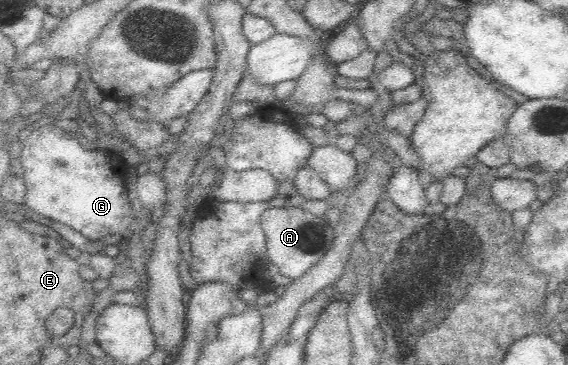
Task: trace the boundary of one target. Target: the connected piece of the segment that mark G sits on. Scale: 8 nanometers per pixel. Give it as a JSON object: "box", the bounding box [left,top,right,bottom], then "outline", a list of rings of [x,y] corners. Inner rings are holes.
{"box":[19,122,136,242],"outline":[[[40,122],[32,127],[32,131],[22,144],[19,158],[27,191],[24,207],[41,218],[61,222],[90,241],[95,242],[111,234],[134,241],[136,218],[129,202],[131,194],[125,190],[126,174],[118,174],[116,170],[120,166],[118,160],[114,162],[106,150],[86,150],[78,138],[51,122]]]}

